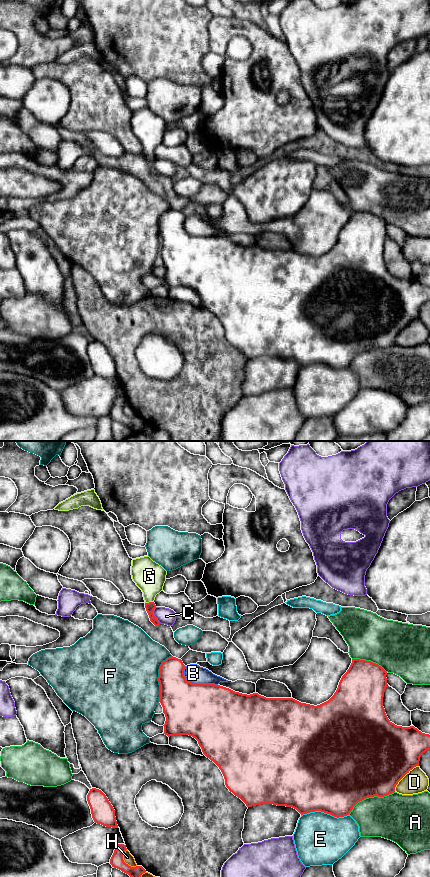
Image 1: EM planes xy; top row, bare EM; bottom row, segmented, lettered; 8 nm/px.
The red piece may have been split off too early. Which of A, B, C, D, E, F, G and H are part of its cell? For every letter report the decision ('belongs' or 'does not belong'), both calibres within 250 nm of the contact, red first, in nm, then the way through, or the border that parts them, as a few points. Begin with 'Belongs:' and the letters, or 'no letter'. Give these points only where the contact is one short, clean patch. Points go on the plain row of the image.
Belongs: G
A: does not belong | 500/360 nm
B: does not belong | 460/150 nm
C: does not belong | 70/130 nm
D: does not belong | 500/190 nm
E: does not belong | 500/420 nm
F: does not belong | 320/500 nm
G: belongs | 70/240 nm | across xy (150, 158), (149, 154), (149, 128)
H: does not belong | 100/80 nm

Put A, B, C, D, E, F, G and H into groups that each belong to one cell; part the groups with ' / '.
A / B / C / D / E / F H / G

